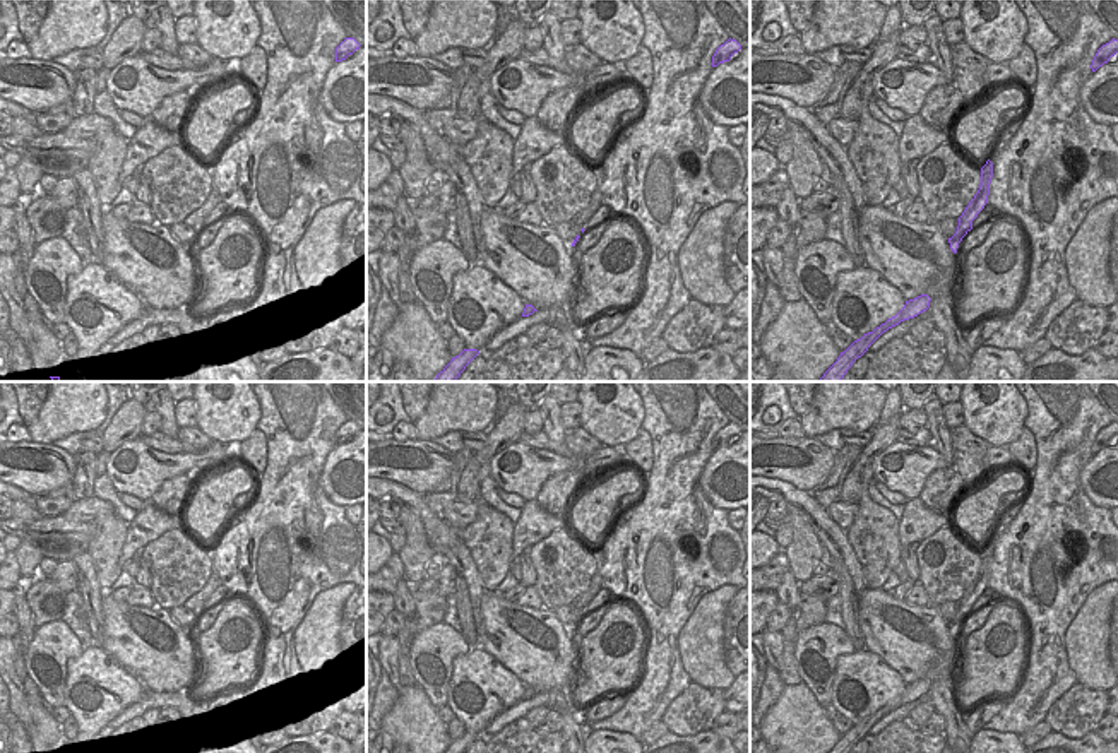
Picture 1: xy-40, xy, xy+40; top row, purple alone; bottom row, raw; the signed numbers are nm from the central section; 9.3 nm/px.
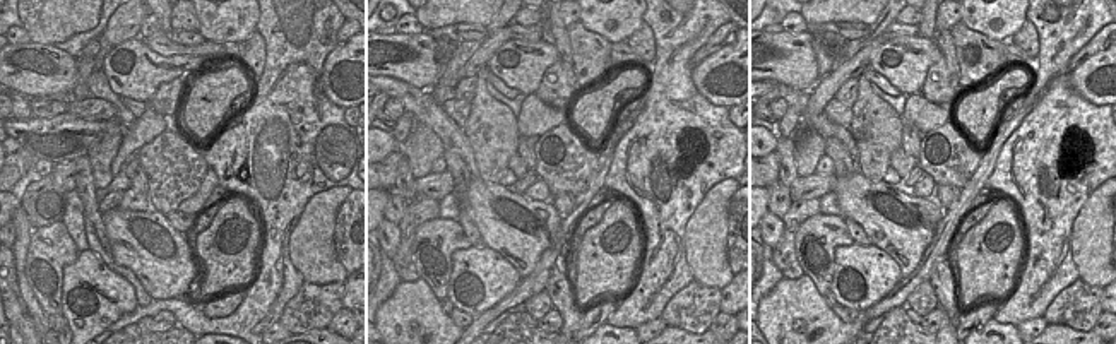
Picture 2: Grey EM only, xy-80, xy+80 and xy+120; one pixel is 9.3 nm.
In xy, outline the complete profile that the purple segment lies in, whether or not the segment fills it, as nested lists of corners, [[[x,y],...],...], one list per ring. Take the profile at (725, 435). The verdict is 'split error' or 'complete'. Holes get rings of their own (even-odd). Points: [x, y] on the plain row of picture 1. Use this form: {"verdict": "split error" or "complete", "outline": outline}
{"verdict": "complete", "outline": [[[728,423],[724,428],[721,428],[714,440],[712,440],[712,450],[717,450],[719,447],[729,445],[734,436],[741,433],[741,428],[736,423]]]}

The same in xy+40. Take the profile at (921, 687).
{"verdict": "complete", "outline": [[[921,678],[914,683],[906,685],[904,691],[885,707],[877,710],[873,715],[865,717],[861,722],[854,724],[829,753],[849,753],[853,746],[861,741],[868,731],[889,712],[899,709],[904,703],[914,702],[919,697],[930,691],[931,681],[928,678]]]}

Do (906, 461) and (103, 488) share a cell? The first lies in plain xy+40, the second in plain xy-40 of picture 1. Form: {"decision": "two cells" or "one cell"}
{"decision": "two cells"}

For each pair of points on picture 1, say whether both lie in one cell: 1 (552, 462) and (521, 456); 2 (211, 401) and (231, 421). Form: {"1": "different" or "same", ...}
{"1": "same", "2": "same"}

